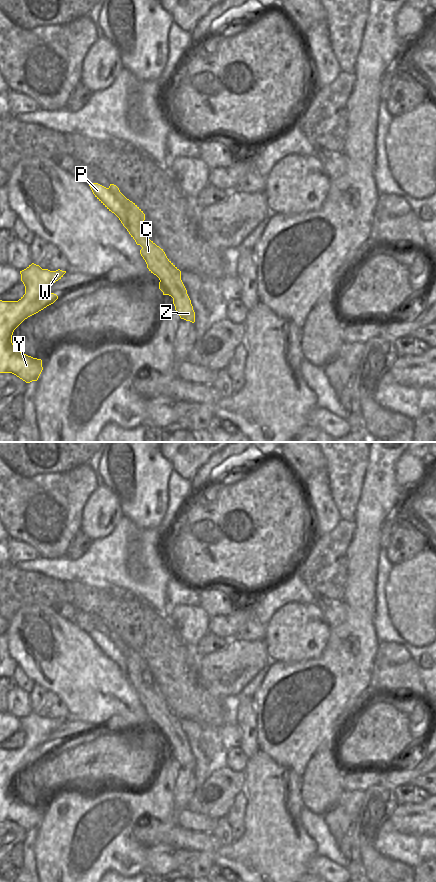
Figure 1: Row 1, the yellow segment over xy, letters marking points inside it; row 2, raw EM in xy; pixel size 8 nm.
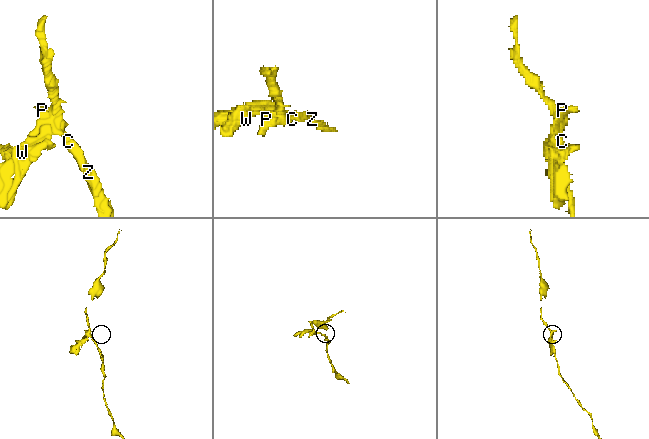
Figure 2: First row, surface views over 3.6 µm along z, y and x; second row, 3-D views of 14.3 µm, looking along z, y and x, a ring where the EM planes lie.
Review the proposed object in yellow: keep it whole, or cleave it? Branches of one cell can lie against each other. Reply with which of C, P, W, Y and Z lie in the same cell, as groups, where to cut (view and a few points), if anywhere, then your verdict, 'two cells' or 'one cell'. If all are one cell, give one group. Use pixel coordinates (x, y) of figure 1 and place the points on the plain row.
C Z / P W Y; cut in xy along (108, 636), (124, 656), (126, 662), (125, 675); two cells

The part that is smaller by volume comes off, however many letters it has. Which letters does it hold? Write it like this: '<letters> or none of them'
P, W, Y

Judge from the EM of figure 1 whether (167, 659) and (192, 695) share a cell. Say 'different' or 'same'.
same

